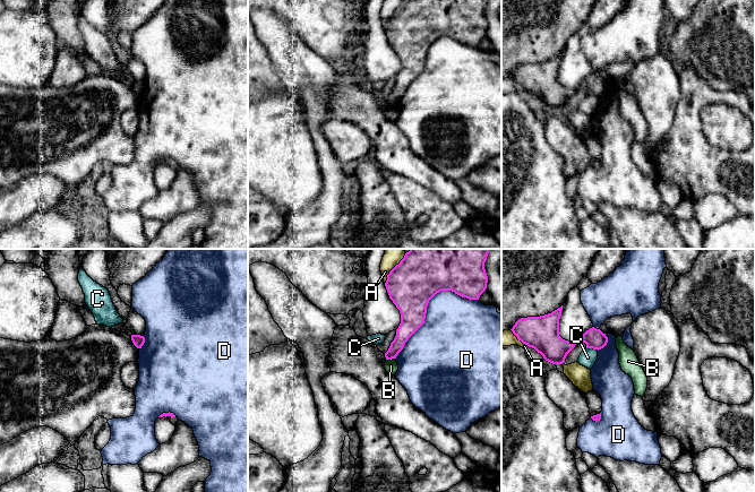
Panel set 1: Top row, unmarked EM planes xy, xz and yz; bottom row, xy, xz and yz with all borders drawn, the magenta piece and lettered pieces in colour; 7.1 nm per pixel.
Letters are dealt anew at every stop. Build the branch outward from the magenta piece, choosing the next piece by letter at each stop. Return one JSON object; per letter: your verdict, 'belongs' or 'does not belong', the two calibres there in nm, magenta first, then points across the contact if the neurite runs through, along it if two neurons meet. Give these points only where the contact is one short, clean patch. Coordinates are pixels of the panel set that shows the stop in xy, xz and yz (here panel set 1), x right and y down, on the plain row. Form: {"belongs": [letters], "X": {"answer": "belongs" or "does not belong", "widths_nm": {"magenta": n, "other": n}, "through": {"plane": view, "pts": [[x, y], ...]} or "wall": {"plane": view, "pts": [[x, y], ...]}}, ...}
{"belongs": [], "A": {"answer": "does not belong", "widths_nm": {"magenta": 340, "other": 110}}, "B": {"answer": "does not belong", "widths_nm": {"magenta": 120, "other": 100}, "wall": {"plane": "xz", "pts": [[393, 104], [386, 106]]}}, "C": {"answer": "does not belong", "widths_nm": {"magenta": 160, "other": 120}}, "D": {"answer": "does not belong", "widths_nm": {"magenta": 340, "other": 440}}}

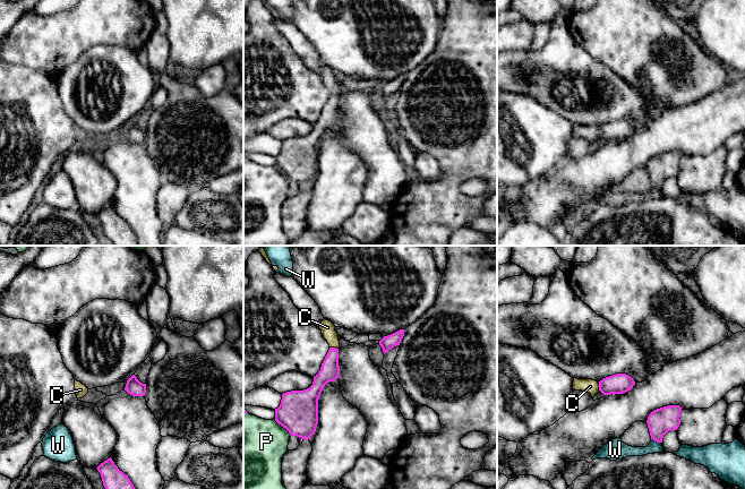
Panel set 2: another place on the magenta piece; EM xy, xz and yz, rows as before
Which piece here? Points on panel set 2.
{"belongs": ["C"], "C": {"answer": "belongs", "widths_nm": {"magenta": 140, "other": 100}, "through": {"plane": "xz", "pts": [[330, 117], [334, 94], [334, 88], [327, 74]]}}, "P": {"answer": "does not belong", "widths_nm": {"magenta": 280, "other": 420}}, "W": {"answer": "does not belong", "widths_nm": {"magenta": 180, "other": 100}}}

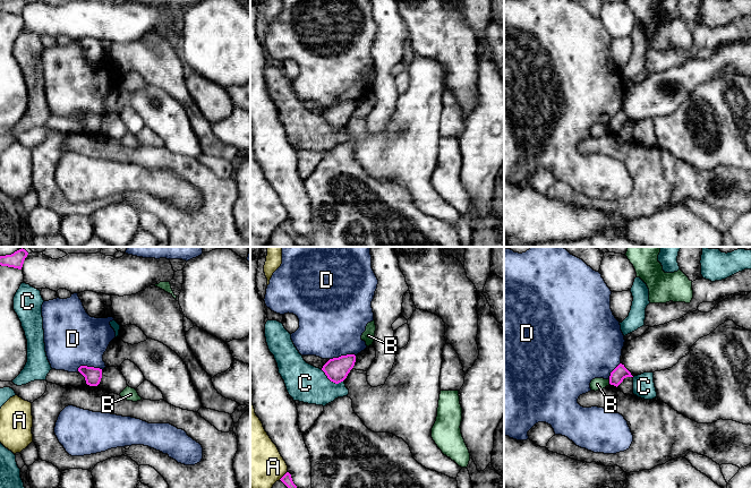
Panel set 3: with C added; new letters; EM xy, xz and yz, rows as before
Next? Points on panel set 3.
{"belongs": [], "A": {"answer": "does not belong", "widths_nm": {"magenta": 70, "other": 440}}, "B": {"answer": "does not belong", "widths_nm": {"magenta": 100, "other": 90}}, "C": {"answer": "does not belong", "widths_nm": {"magenta": 170, "other": 280}}, "D": {"answer": "does not belong", "widths_nm": {"magenta": 120, "other": 400}, "wall": {"plane": "xy", "pts": [[77, 114], [80, 112], [93, 112], [102, 116]]}}}

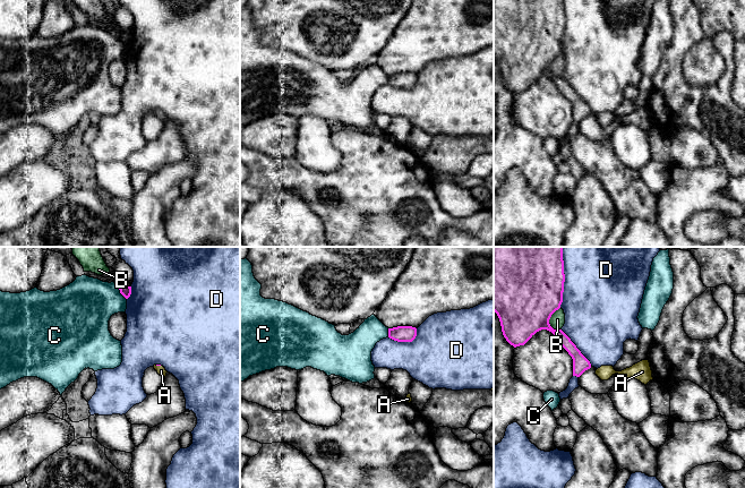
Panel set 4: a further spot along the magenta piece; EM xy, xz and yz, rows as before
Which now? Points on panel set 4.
{"belongs": ["A"], "A": {"answer": "belongs", "widths_nm": {"magenta": 20, "other": 70}, "through": {"plane": "xy", "pts": [[156, 111], [157, 111], [161, 117]]}}, "B": {"answer": "does not belong", "widths_nm": {"magenta": 480, "other": 110}}, "C": {"answer": "does not belong", "widths_nm": {"magenta": 80, "other": 380}}, "D": {"answer": "does not belong", "widths_nm": {"magenta": 480, "other": 500}}}

